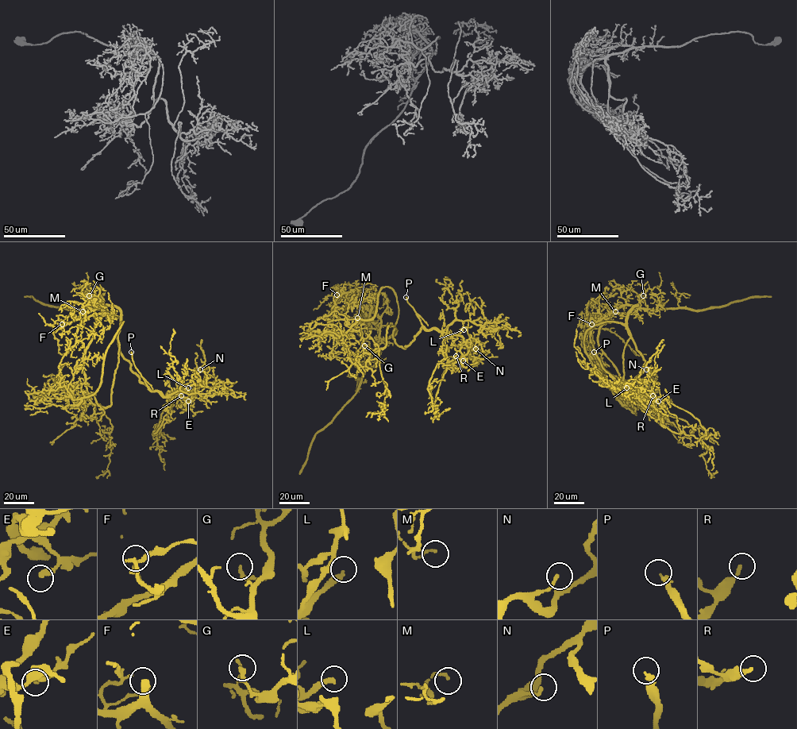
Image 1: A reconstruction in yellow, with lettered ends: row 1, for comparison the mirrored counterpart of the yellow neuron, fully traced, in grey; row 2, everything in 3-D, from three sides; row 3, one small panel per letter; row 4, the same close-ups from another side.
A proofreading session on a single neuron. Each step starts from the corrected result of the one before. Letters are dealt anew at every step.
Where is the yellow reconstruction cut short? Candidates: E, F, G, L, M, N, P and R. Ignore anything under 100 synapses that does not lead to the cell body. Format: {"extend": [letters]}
{"extend": ["L", "P"]}

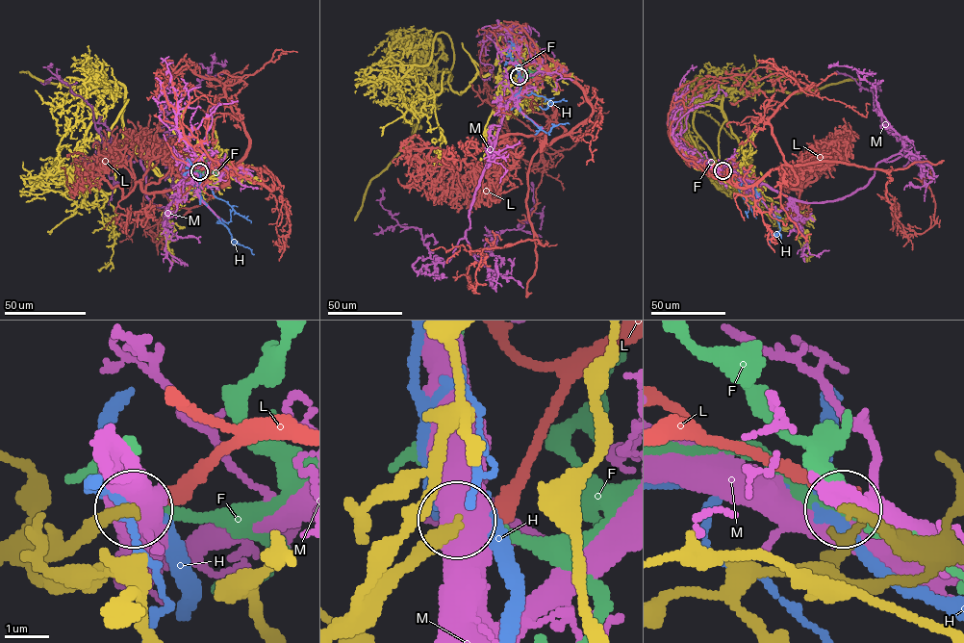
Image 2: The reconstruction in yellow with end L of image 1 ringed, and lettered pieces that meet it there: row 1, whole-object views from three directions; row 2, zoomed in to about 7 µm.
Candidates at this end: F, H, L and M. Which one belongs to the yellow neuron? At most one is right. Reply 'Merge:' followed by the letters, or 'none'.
Merge: F

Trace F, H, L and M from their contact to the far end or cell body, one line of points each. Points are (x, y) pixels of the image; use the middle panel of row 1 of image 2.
F: (519, 76), (532, 73), (530, 71), (529, 81)
H: (519, 75), (518, 105), (528, 118), (548, 134), (555, 125), (569, 123)
L: (519, 76), (541, 63), (592, 113), (533, 157), (540, 243), (484, 248), (475, 288), (469, 275)
M: (519, 76), (469, 211), (469, 227), (448, 261), (434, 261), (421, 231), (401, 226), (385, 210), (383, 188)

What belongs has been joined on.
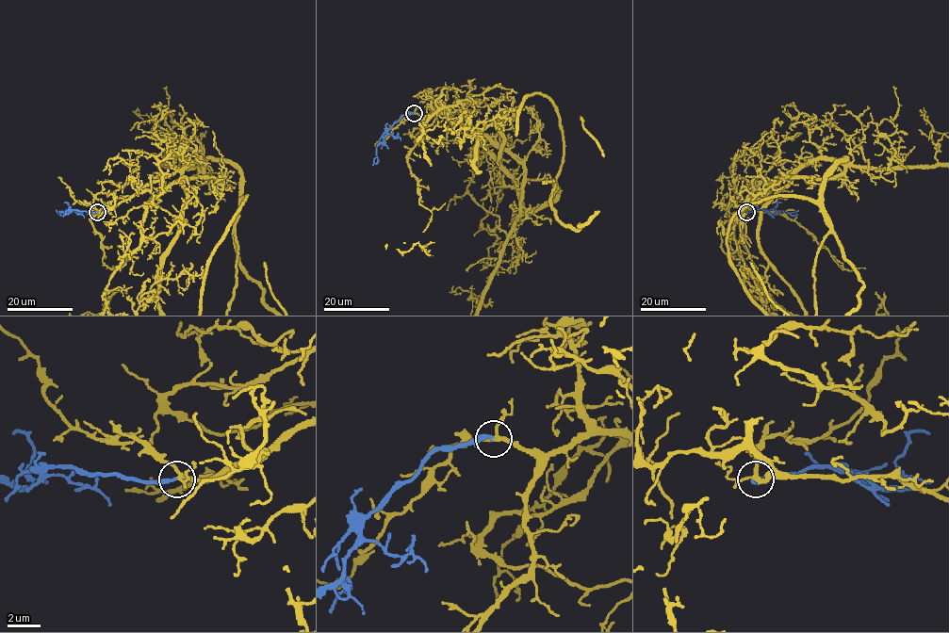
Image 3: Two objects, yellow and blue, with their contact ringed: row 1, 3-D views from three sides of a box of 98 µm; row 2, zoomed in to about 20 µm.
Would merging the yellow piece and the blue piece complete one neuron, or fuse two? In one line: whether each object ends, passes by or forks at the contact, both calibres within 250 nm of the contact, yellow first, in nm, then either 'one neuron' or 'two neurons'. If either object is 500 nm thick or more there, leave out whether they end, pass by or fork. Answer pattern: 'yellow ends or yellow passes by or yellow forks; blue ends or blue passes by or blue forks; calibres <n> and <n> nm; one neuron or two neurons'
yellow forks; blue ends; calibres 190 and 240 nm; one neuron

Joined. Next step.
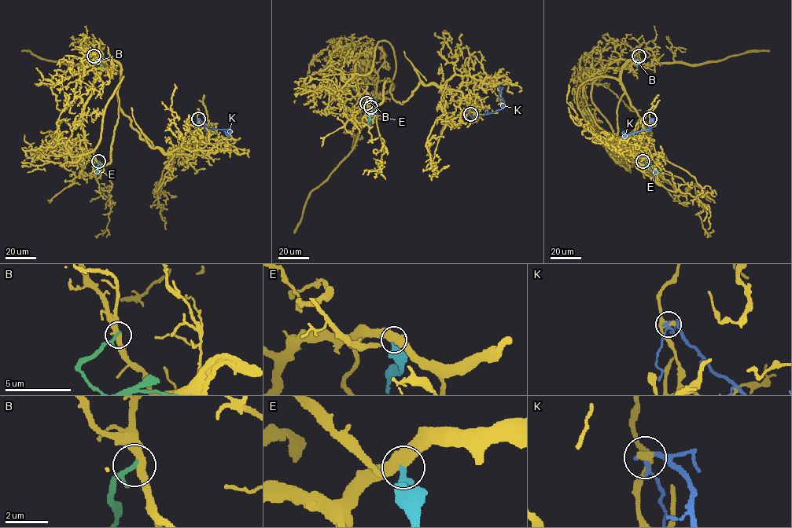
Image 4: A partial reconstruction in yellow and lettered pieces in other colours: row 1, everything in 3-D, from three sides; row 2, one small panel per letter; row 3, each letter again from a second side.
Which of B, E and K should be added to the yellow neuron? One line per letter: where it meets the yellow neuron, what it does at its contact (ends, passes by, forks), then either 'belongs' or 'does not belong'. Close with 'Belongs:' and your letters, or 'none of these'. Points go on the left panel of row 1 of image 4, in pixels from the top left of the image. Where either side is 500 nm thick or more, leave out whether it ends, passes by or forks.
B: (93, 56) | it passes by | does not belong
E: (98, 161) | does not belong
K: (198, 119) | it passes by | does not belong
Belongs: none of these

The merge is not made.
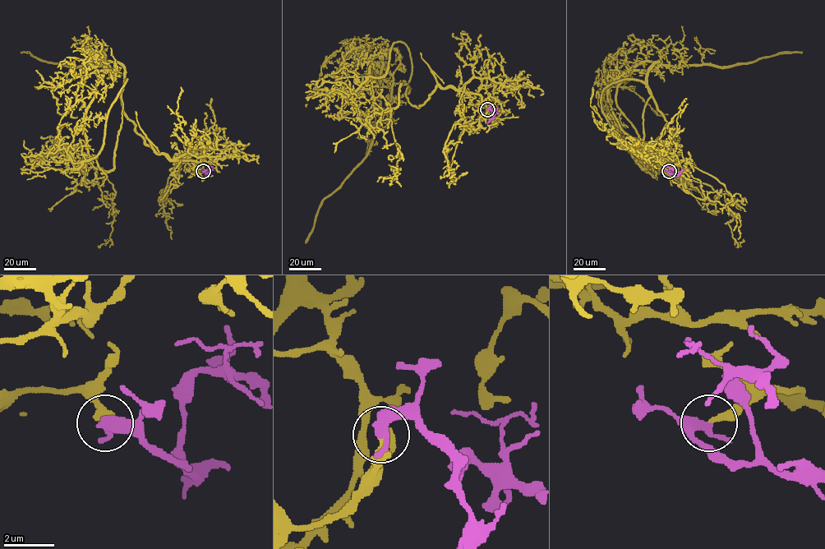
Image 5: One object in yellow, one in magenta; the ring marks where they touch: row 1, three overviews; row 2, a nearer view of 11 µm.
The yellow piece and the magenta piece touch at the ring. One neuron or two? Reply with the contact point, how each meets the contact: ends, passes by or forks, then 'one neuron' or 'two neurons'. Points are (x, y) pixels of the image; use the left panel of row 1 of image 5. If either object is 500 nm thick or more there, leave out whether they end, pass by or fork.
at (203, 171); yellow ends there; magenta passes by; one neuron

